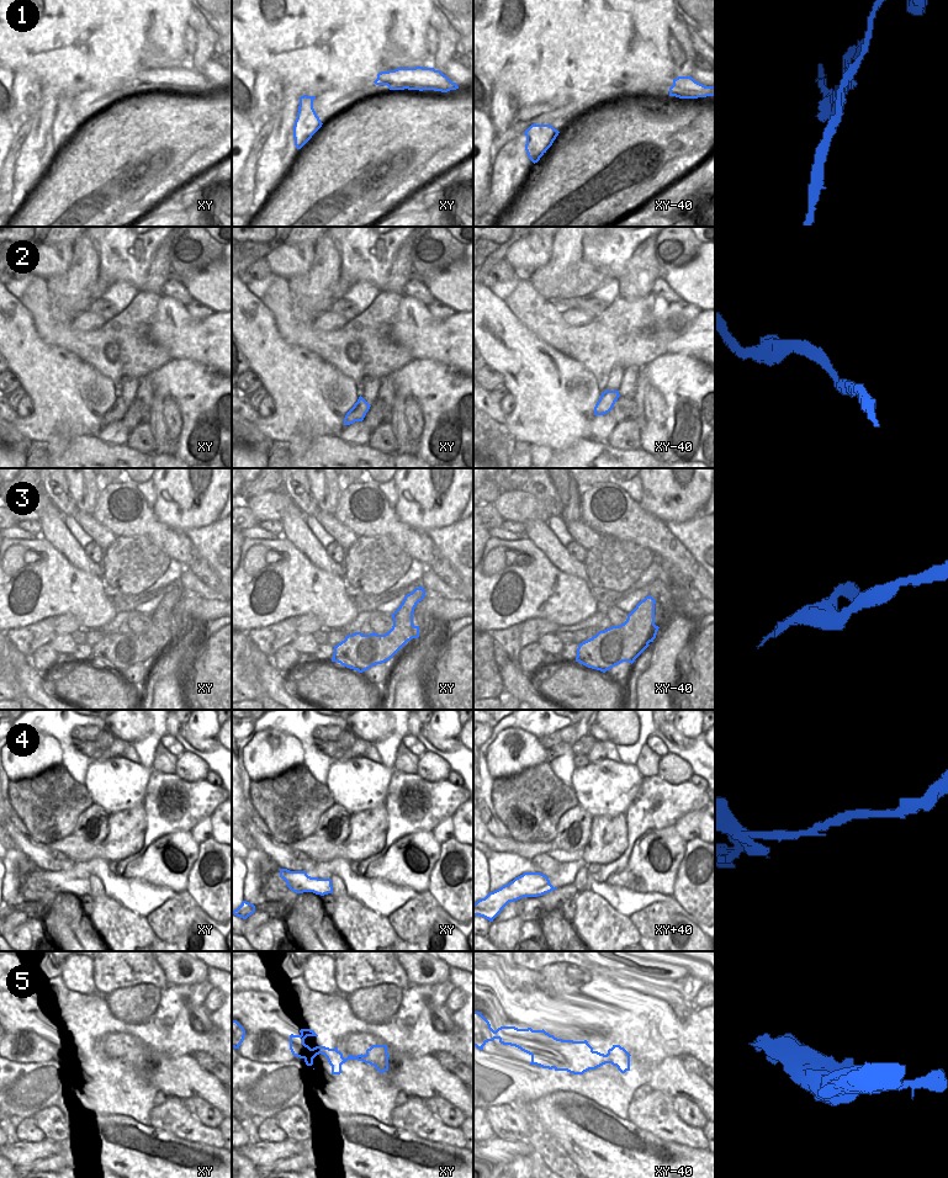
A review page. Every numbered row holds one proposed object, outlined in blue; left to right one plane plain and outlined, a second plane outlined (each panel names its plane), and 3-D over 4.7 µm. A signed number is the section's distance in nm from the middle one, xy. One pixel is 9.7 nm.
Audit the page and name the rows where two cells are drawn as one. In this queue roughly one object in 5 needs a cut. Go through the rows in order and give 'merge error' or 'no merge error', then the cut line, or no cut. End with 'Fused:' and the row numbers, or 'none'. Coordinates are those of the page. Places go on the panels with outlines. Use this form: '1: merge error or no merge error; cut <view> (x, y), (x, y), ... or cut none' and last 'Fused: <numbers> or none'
1: merge error; cut xy (386, 72), (425, 72), (428, 74)
2: no merge error; cut none
3: no merge error; cut none
4: no merge error; cut none
5: no merge error; cut none
Fused: 1

